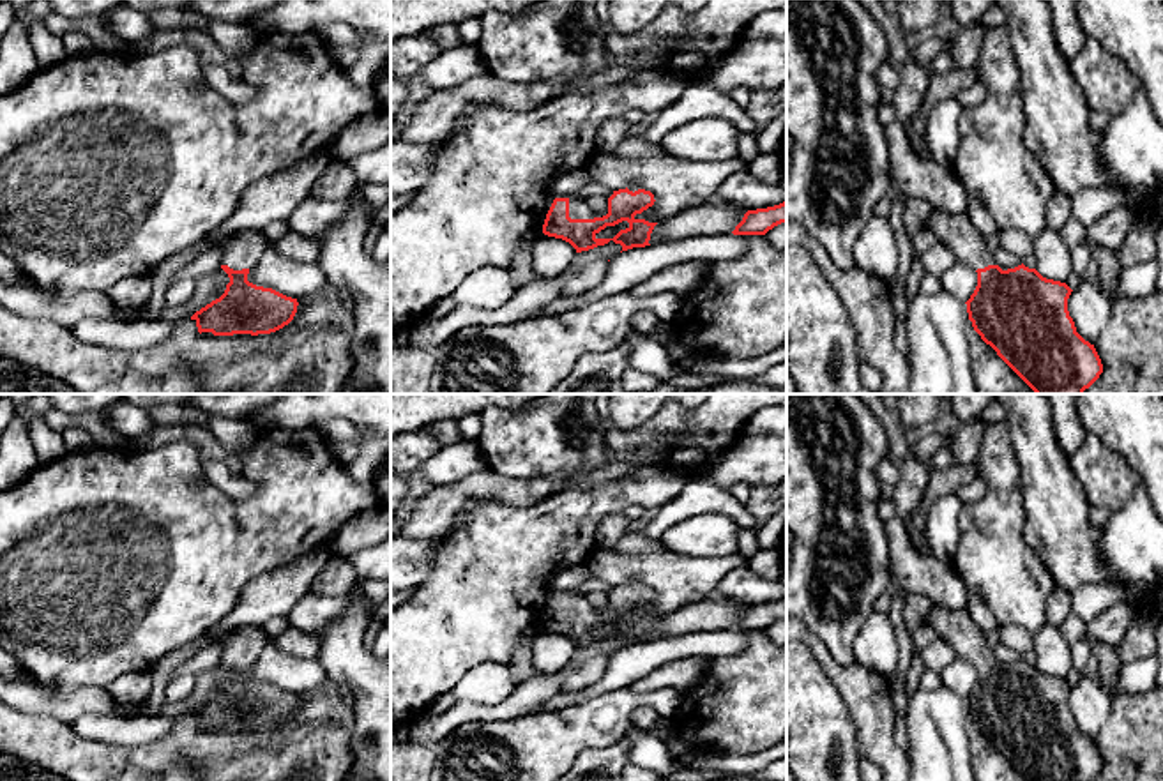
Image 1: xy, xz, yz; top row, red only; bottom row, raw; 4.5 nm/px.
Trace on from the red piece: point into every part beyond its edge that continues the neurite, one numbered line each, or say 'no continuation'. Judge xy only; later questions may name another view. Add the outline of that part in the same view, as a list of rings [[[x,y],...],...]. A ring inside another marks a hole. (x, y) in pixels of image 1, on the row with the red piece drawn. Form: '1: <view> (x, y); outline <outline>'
1: xy (243, 250); outline [[[263,230],[239,231],[224,244],[221,265],[233,270],[253,269],[267,247]]]

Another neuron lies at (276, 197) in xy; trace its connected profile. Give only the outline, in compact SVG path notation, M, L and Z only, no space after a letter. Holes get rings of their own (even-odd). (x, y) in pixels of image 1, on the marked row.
M329 148L318 150L299 164L251 184L237 210L209 239L219 246L239 231L263 230L274 221L288 219L311 196L313 184L329 166L329 154Z

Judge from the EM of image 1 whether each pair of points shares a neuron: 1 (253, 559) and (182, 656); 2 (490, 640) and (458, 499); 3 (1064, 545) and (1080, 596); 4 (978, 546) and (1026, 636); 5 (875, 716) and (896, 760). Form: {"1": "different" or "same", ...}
{"1": "different", "2": "different", "3": "different", "4": "different", "5": "same"}

